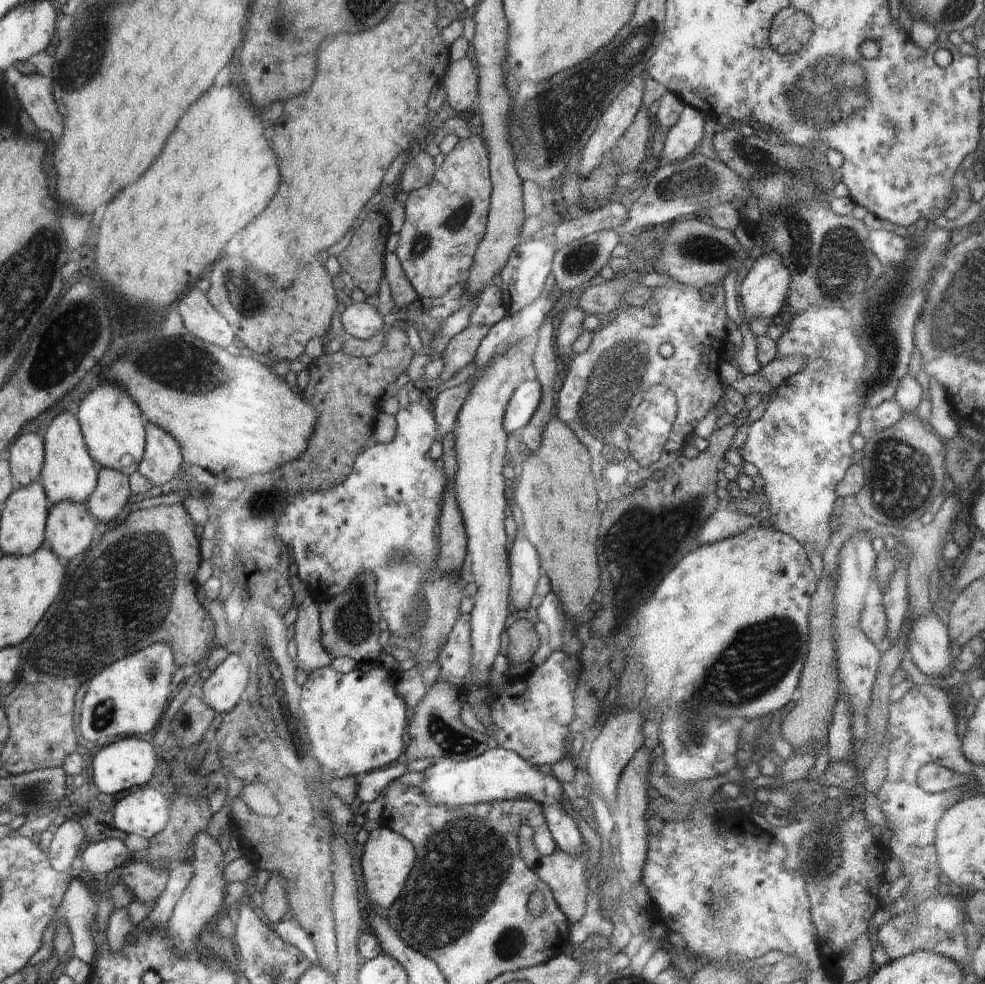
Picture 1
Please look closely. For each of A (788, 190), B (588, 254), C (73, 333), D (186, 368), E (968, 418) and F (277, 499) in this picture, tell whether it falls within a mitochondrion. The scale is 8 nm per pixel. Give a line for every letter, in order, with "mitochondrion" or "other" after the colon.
A: mitochondrion
B: mitochondrion
C: mitochondrion
D: mitochondrion
E: other
F: mitochondrion

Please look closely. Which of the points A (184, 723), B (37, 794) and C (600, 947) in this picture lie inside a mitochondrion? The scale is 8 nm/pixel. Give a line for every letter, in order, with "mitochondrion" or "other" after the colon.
A: mitochondrion
B: mitochondrion
C: other

